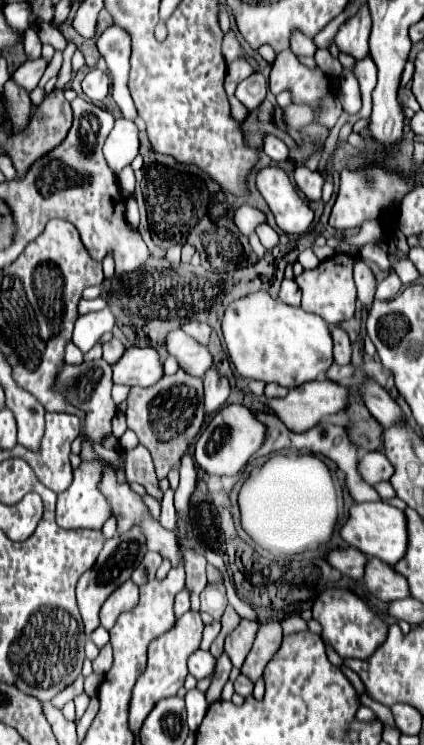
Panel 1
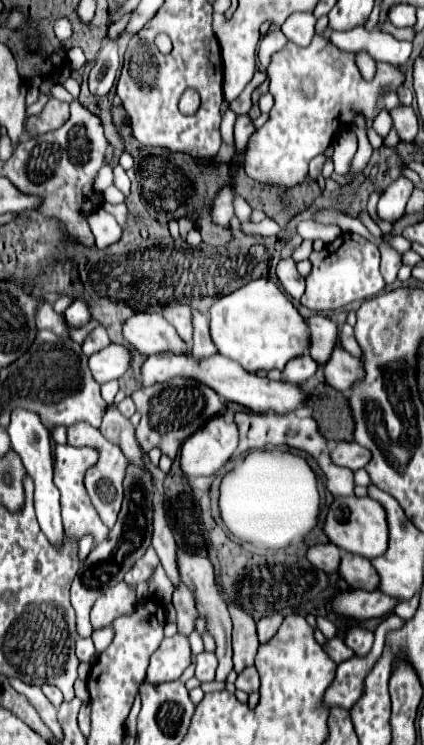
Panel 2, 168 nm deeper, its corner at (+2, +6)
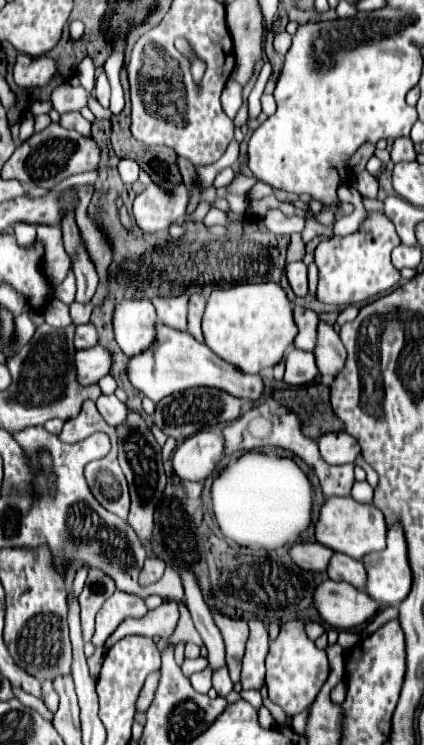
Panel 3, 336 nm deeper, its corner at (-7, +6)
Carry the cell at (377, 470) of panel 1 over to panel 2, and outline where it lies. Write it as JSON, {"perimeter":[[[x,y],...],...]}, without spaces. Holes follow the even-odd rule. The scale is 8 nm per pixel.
{"perimeter":[[[345,441],[337,443],[331,453],[333,463],[337,463],[341,467],[349,467],[351,471],[363,469],[369,463],[369,457],[371,457],[371,453],[365,447],[357,445],[355,441],[353,443],[345,443]]]}

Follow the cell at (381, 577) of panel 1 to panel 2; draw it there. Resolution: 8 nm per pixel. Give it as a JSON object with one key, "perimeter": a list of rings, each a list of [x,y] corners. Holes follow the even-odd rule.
{"perimeter":[[[343,553],[339,575],[353,587],[353,589],[365,589],[375,591],[377,589],[377,571],[373,571],[373,565],[367,557],[355,555],[355,553]]]}

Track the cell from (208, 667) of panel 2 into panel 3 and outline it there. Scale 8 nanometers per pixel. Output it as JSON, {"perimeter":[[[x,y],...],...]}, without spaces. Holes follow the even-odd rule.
{"perimeter":[[[226,667],[214,671],[212,685],[214,685],[214,689],[218,691],[220,697],[226,697],[226,695],[232,691],[232,681],[230,681],[230,677],[228,677],[228,669],[226,669]]]}

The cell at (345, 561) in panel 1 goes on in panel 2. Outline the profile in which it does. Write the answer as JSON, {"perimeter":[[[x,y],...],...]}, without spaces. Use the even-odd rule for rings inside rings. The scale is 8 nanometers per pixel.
{"perimeter":[[[333,543],[313,545],[307,551],[307,559],[327,573],[337,573],[337,565],[341,565],[341,549]]]}

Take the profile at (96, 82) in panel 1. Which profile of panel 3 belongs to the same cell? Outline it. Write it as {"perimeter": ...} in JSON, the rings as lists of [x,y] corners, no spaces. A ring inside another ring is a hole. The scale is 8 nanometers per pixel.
{"perimeter":[[[106,73],[98,75],[96,79],[96,87],[94,87],[94,95],[98,99],[98,103],[102,107],[108,107],[108,99],[110,99],[110,85],[108,85],[108,79],[106,79]]]}

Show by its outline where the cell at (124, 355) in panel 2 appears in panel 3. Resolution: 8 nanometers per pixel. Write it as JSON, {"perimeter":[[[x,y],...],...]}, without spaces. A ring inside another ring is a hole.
{"perimeter":[[[96,345],[90,349],[78,351],[74,355],[74,365],[76,365],[76,373],[78,373],[78,383],[92,385],[92,383],[98,383],[100,377],[110,373],[112,357],[104,347]]]}

